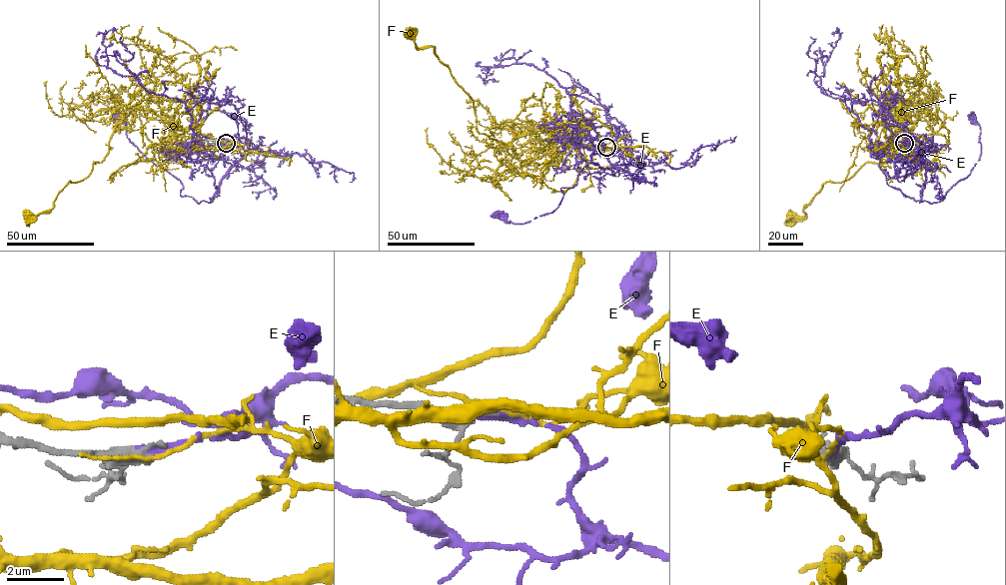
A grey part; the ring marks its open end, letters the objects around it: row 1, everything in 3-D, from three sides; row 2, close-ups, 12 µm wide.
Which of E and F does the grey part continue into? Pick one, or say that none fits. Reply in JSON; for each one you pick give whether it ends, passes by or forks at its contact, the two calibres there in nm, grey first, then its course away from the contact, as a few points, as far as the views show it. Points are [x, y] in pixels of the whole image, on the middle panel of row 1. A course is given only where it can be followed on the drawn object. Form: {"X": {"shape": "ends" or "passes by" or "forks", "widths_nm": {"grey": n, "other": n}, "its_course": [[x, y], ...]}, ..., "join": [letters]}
{"E": {"shape": "ends", "widths_nm": {"grey": 400, "other": 280}, "its_course": [[606, 147], [629, 163], [588, 162], [560, 189], [554, 210], [529, 221], [497, 215]]}, "join": ["E"]}

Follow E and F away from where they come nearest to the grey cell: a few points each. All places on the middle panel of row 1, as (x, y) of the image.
E: (606, 147), (629, 163), (588, 162), (560, 189), (554, 210), (529, 221), (497, 215)
F: (605, 147), (614, 146), (564, 141), (547, 129), (506, 146), (490, 139), (449, 68), (409, 32)

